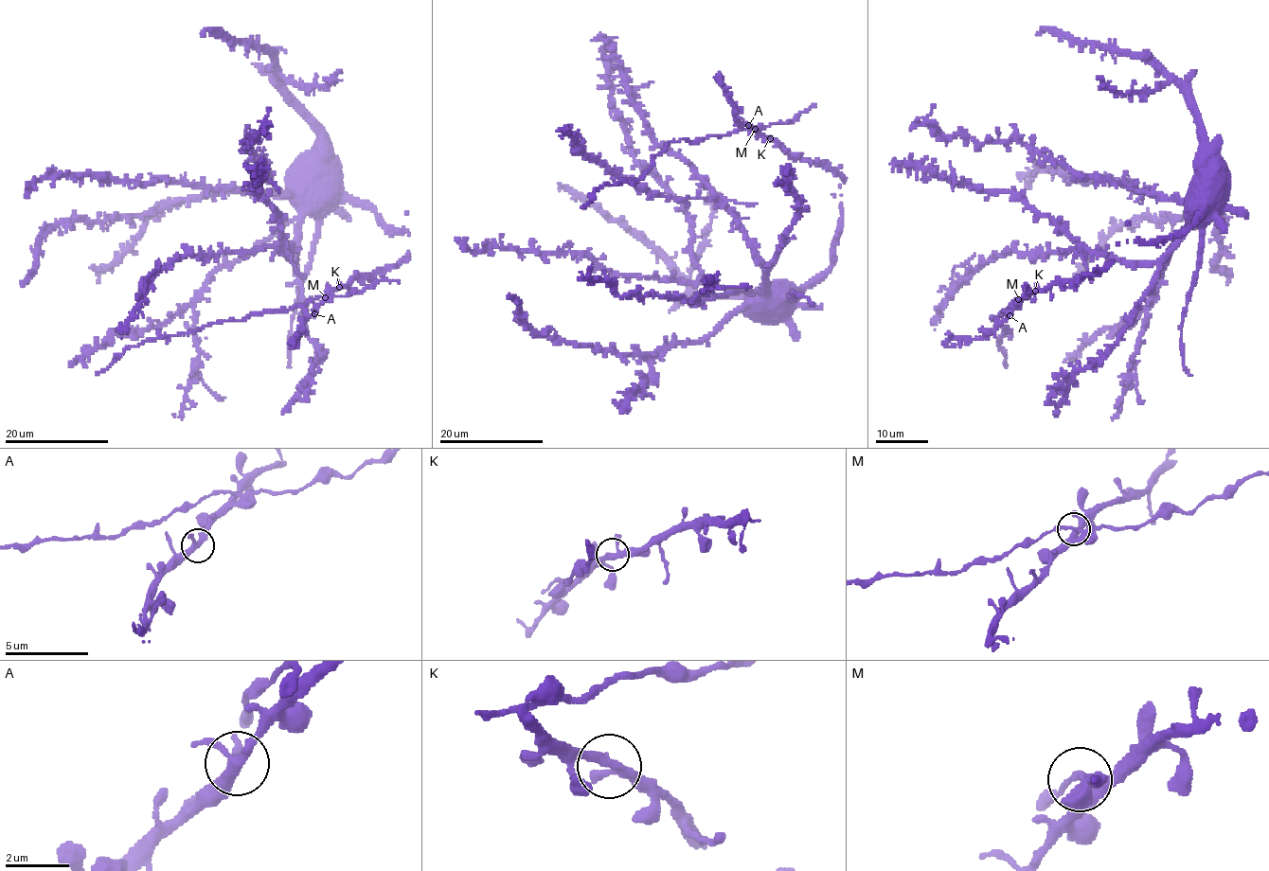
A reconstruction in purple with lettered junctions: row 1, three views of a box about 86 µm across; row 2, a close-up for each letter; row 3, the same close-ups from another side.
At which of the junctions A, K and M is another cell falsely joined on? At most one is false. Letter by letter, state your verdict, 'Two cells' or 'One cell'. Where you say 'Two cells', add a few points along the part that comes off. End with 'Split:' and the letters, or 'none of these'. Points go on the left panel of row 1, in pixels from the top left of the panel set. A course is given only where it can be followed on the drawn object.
A: One cell
K: One cell
M: One cell
Split: none of these

